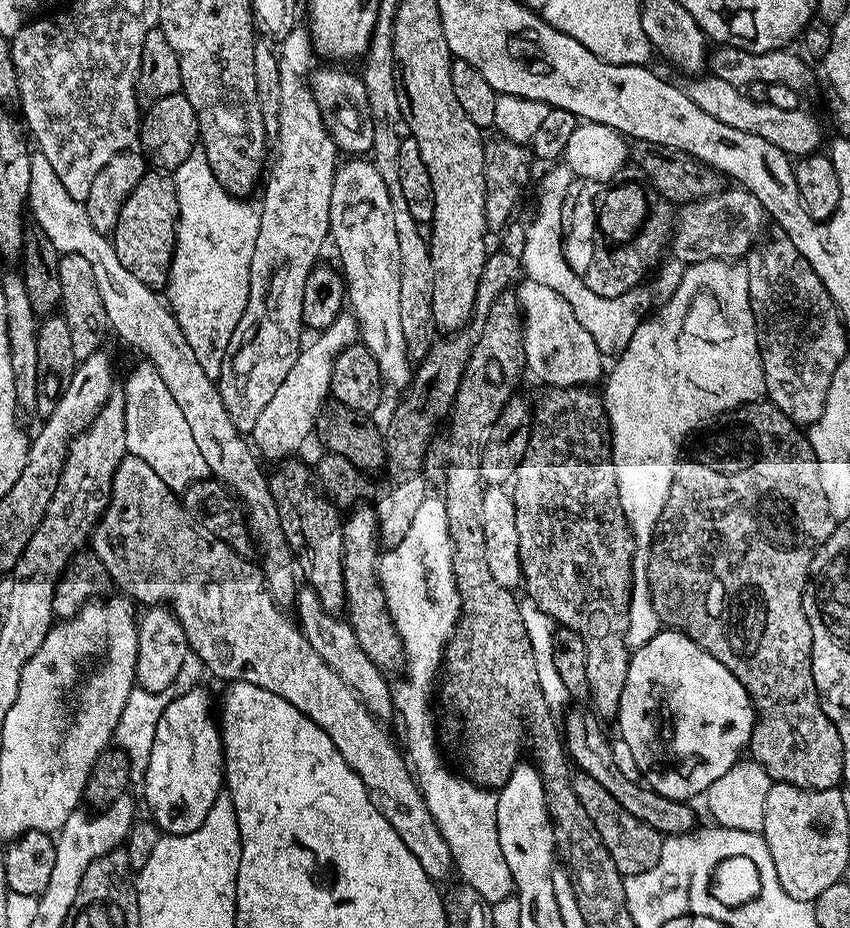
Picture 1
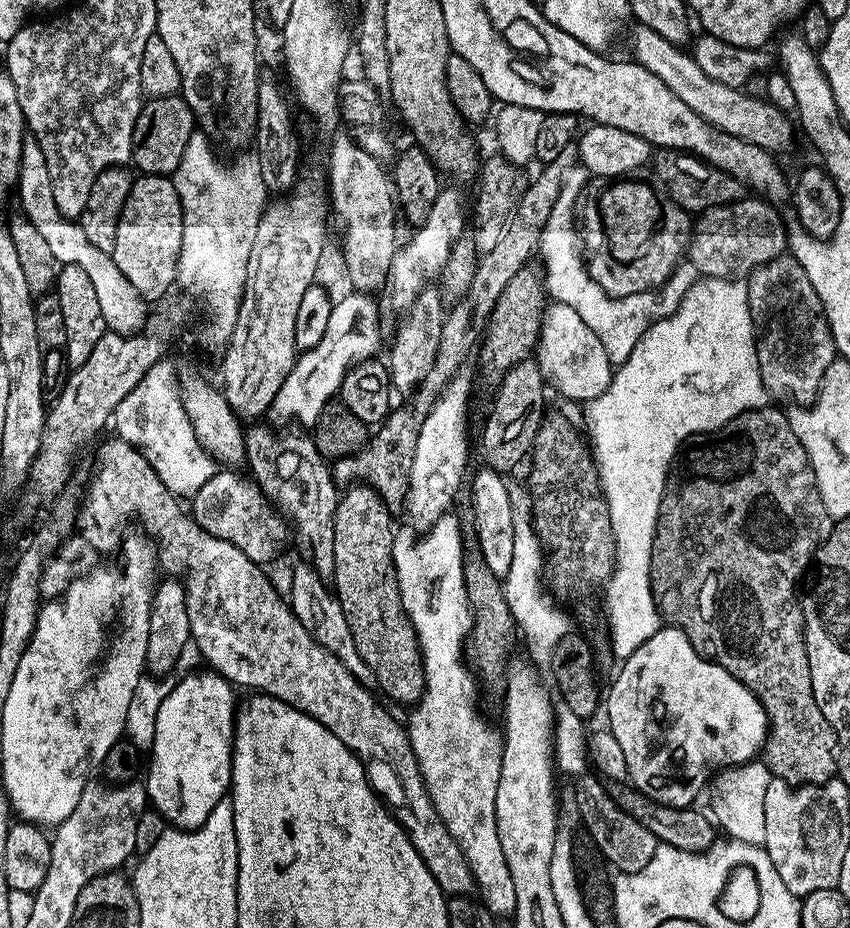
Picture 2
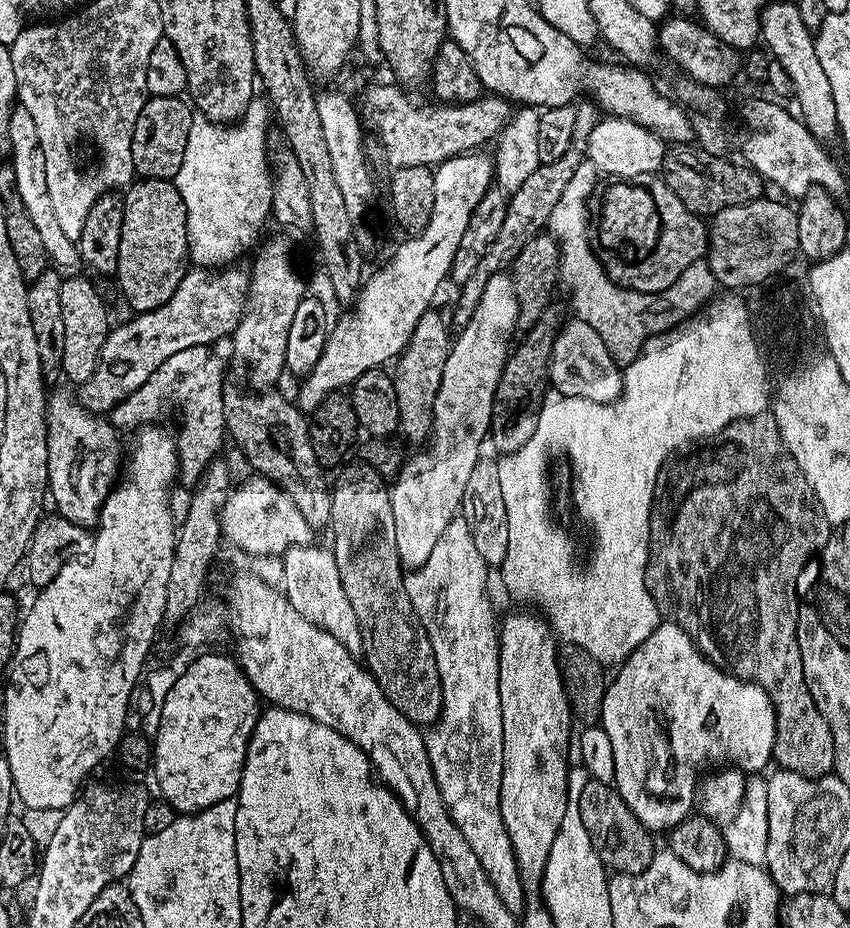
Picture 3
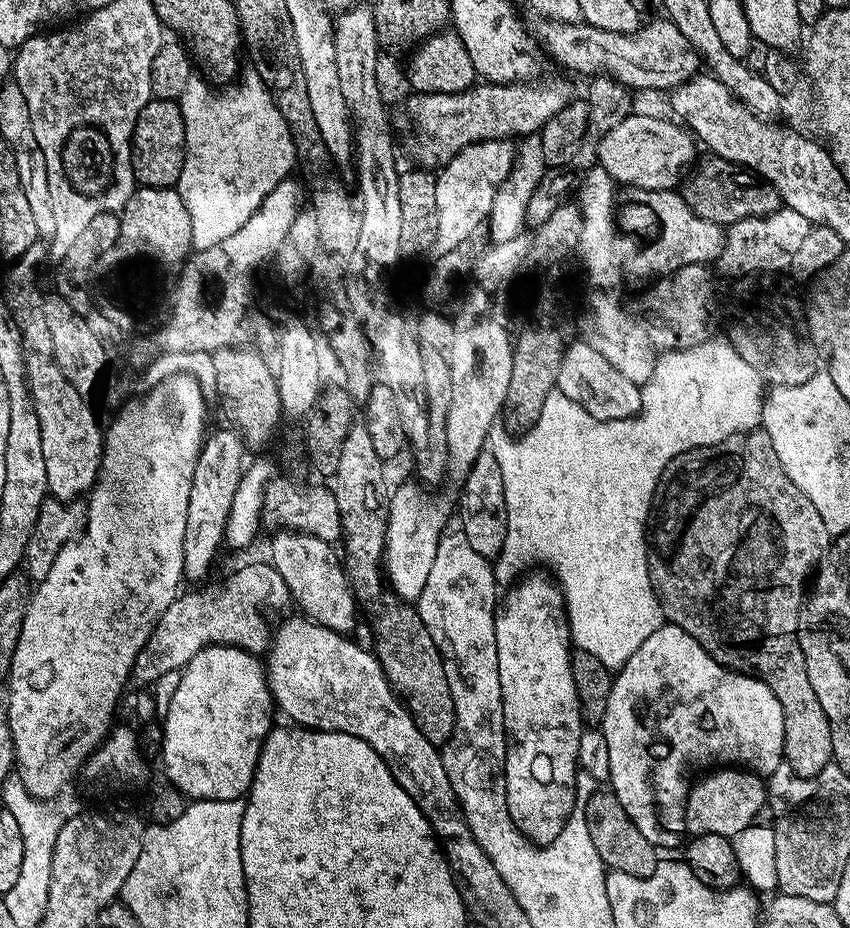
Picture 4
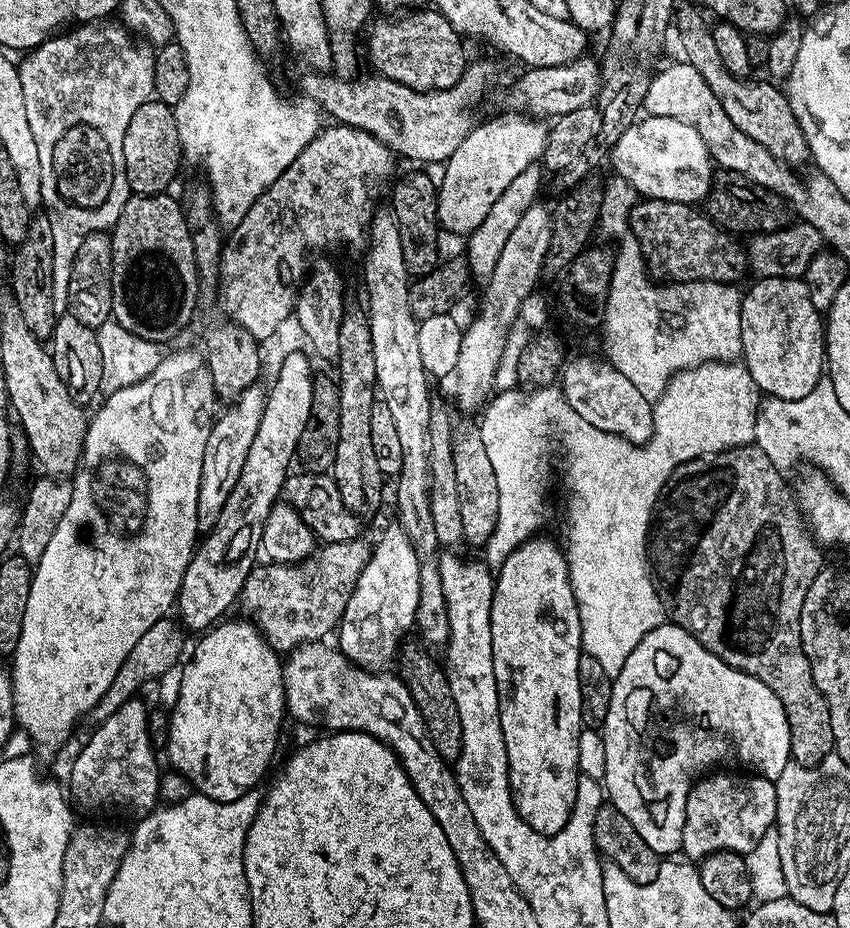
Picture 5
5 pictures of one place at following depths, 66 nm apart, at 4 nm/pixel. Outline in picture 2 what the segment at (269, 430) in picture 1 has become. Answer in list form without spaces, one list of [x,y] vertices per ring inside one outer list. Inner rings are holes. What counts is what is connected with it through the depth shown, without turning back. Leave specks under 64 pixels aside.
[[[368,304],[365,308],[344,308],[337,311],[331,318],[329,324],[326,325],[326,334],[322,334],[322,338],[318,343],[307,350],[301,351],[296,358],[296,365],[290,370],[290,374],[286,374],[286,382],[282,382],[282,390],[278,390],[278,394],[274,398],[270,409],[270,416],[276,420],[284,420],[280,422],[288,422],[291,416],[296,416],[295,423],[300,426],[315,425],[318,414],[322,414],[322,410],[327,404],[333,403],[334,397],[339,393],[340,383],[344,375],[349,372],[352,365],[369,359],[373,355],[372,352],[376,348],[376,308],[372,304]]]

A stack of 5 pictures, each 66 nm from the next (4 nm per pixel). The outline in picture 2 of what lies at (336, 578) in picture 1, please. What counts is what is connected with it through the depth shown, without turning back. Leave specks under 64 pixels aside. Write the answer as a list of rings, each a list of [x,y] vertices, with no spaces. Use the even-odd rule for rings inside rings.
[[[256,422],[252,429],[248,428],[244,433],[244,459],[246,468],[249,468],[251,479],[269,497],[277,509],[288,521],[291,531],[294,533],[294,544],[302,551],[308,552],[310,561],[317,574],[325,578],[331,577],[334,570],[334,514],[336,513],[336,501],[338,499],[338,484],[333,479],[329,461],[318,455],[316,444],[307,431],[297,430],[292,426],[284,426],[281,432],[275,432],[272,428]]]

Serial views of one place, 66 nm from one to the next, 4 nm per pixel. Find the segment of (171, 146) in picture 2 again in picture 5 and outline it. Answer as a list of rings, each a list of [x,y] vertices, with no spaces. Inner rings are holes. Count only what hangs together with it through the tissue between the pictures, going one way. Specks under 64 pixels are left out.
[[[147,100],[138,110],[134,110],[134,118],[130,118],[130,126],[126,130],[126,138],[122,142],[124,151],[124,173],[128,176],[129,189],[137,196],[159,196],[167,193],[168,188],[176,180],[176,175],[180,172],[180,135],[178,134],[178,122],[176,114],[171,104],[164,104],[161,100]]]

